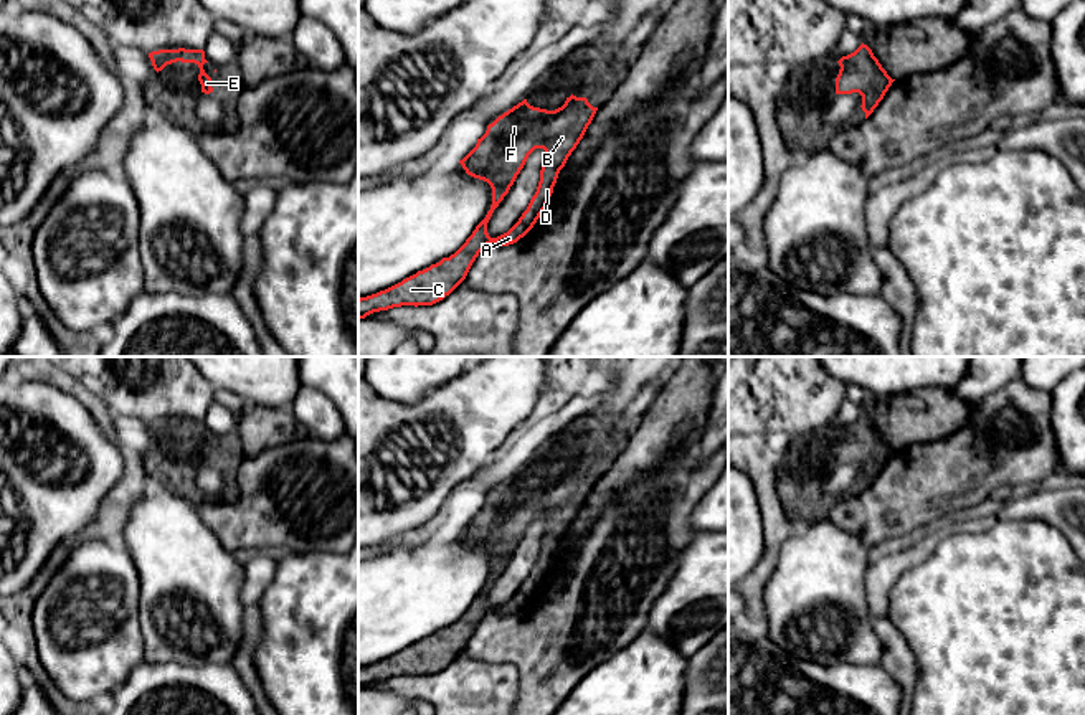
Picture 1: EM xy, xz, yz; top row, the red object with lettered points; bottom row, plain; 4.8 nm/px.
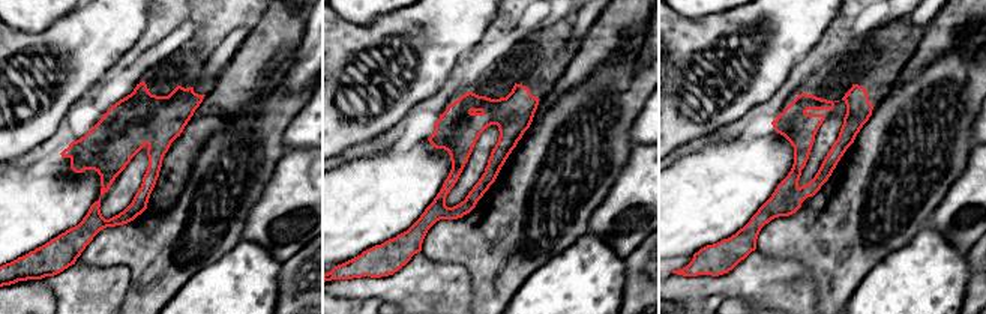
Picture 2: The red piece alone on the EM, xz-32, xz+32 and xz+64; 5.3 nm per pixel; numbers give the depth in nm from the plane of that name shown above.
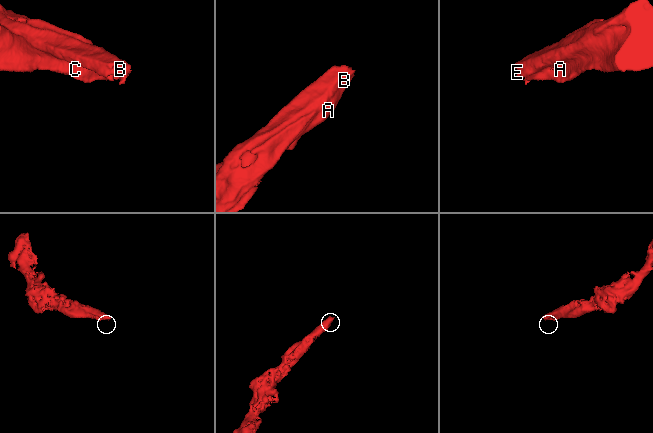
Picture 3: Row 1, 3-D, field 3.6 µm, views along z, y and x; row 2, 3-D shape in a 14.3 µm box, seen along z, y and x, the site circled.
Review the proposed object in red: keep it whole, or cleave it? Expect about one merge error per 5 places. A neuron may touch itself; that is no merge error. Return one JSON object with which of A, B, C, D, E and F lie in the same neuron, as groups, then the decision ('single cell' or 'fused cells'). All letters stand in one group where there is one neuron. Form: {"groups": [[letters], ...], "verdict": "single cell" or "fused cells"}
{"groups": [["A", "B", "C", "D", "E", "F"]], "verdict": "single cell"}

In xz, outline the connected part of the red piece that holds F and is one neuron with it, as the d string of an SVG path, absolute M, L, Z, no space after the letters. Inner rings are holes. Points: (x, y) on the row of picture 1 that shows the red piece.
M573 94L555 111L533 107L524 99L489 124L476 147L459 160L467 175L487 182L492 188L492 205L486 218L449 258L385 291L360 297L358 319L401 305L433 305L466 279L487 244L509 246L524 238L547 208L560 170L583 139L596 111L586 97ZM535 149L545 150L537 192L519 221L507 233L490 238L487 223Z

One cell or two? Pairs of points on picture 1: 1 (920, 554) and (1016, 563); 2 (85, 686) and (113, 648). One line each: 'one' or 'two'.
1: two
2: one

